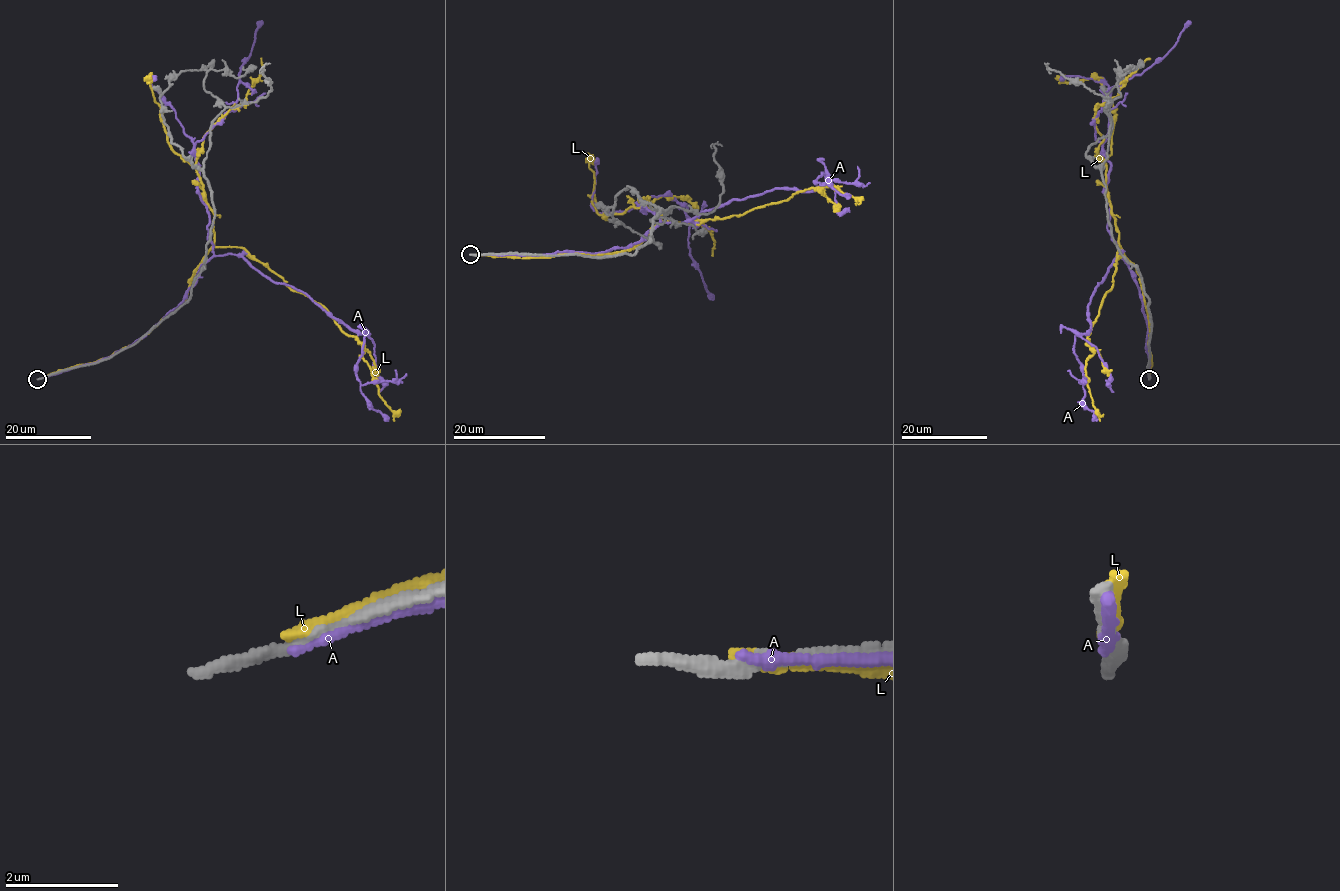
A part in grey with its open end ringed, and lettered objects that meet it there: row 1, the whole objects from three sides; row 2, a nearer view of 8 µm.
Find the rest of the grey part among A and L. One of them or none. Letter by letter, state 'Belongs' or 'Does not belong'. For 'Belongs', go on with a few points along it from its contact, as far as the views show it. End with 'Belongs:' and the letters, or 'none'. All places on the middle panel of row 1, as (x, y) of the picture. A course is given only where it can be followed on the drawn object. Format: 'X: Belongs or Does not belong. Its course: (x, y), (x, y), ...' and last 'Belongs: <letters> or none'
A: Does not belong
L: Does not belong
Belongs: none

